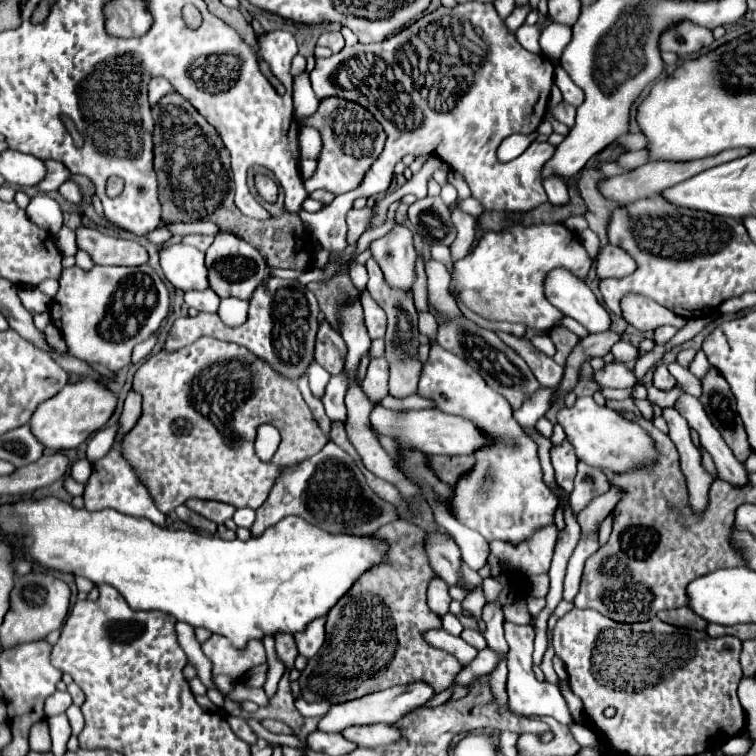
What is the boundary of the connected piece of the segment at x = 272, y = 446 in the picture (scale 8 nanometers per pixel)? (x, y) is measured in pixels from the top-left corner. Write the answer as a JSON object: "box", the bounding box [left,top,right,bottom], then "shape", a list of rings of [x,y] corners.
{"box":[254,424,281,462],"shape":[[[270,424],[259,426],[257,431],[254,444],[255,454],[260,460],[269,462],[280,444],[281,436],[279,431]]]}

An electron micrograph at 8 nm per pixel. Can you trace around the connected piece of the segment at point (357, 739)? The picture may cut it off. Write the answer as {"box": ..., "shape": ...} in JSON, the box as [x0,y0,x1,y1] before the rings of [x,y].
{"box":[343,724,401,748],"shape":[[[371,724],[371,726],[351,726],[343,730],[343,736],[357,746],[385,748],[401,738],[401,730],[395,724]]]}

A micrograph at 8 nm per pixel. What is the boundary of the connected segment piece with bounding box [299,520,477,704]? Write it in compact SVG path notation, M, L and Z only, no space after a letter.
M405 520L391 522L387 526L381 526L377 532L381 538L389 542L389 562L385 566L377 566L369 572L365 572L355 586L329 610L327 624L325 624L325 644L321 650L307 662L307 668L301 672L299 686L301 696L307 702L329 702L329 704L341 704L355 698L363 698L367 694L373 694L375 690L387 690L391 686L407 686L411 682L427 682L435 694L453 688L453 694L449 700L459 700L471 686L477 682L473 678L467 686L457 686L455 678L461 672L461 664L455 656L451 656L445 650L439 650L425 642L423 632L441 628L441 618L429 610L427 606L427 586L437 576L431 566L425 552L425 532L415 528L413 524Z

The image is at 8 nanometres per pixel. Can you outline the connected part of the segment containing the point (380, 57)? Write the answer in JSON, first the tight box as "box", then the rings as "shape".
{"box":[301,2,555,254],"shape":[[[463,2],[455,8],[437,8],[431,14],[425,14],[409,28],[385,38],[379,44],[355,44],[345,46],[341,52],[331,58],[317,58],[317,66],[311,72],[311,84],[317,98],[339,96],[351,102],[365,106],[375,118],[379,118],[383,130],[389,134],[385,142],[385,150],[379,160],[369,168],[363,178],[363,186],[357,190],[335,196],[331,204],[323,210],[309,214],[301,212],[301,220],[311,236],[315,236],[325,250],[331,254],[339,254],[347,248],[346,216],[353,208],[353,200],[357,196],[373,196],[377,192],[385,192],[393,178],[393,166],[405,156],[421,156],[433,154],[447,162],[449,170],[463,174],[471,196],[477,198],[485,210],[509,210],[509,212],[527,212],[535,206],[547,202],[547,194],[541,186],[541,170],[547,160],[555,154],[555,146],[533,142],[519,158],[503,164],[497,160],[495,150],[503,138],[511,134],[533,134],[537,126],[543,122],[549,92],[553,86],[553,70],[555,66],[543,54],[527,52],[505,26],[505,20],[499,18],[493,4],[483,2]]]}

